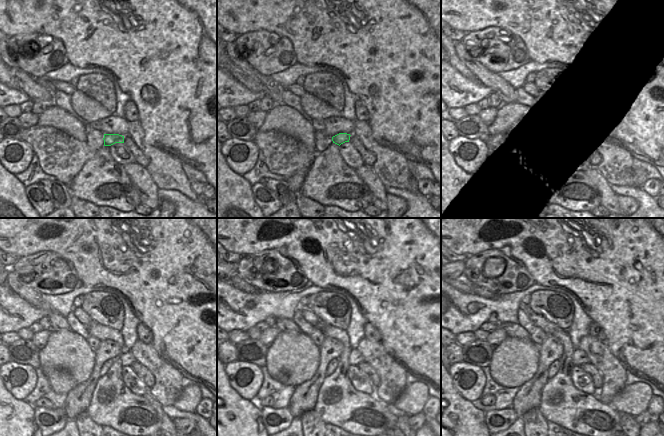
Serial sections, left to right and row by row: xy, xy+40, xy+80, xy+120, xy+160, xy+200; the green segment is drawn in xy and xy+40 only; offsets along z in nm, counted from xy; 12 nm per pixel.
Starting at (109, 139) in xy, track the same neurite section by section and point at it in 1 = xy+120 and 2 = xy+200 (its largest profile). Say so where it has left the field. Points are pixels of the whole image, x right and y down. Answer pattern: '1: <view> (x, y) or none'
1: xy+120 (126, 358)
2: xy+200 (579, 357)

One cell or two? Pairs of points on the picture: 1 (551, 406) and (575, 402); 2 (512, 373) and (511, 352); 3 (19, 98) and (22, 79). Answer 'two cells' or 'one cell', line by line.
1: one cell
2: one cell
3: two cells

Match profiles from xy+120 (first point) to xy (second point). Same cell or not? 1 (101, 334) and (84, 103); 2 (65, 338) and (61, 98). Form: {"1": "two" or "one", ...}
{"1": "one", "2": "two"}

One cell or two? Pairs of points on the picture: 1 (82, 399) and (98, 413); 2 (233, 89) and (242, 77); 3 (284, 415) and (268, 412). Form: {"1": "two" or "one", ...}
{"1": "two", "2": "two", "3": "one"}

